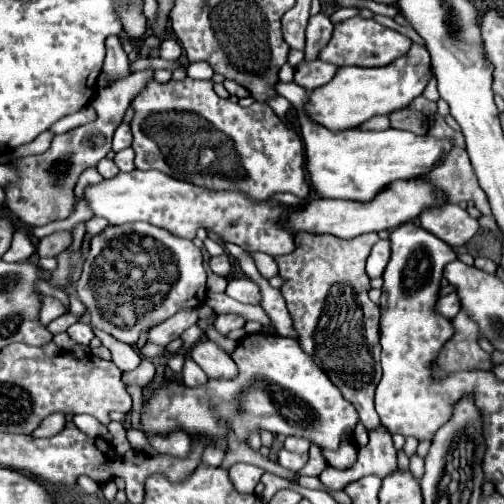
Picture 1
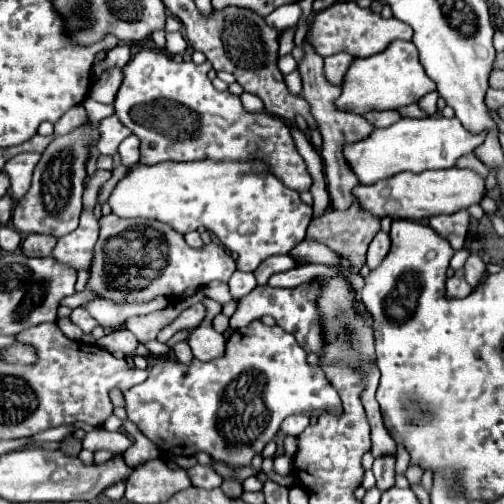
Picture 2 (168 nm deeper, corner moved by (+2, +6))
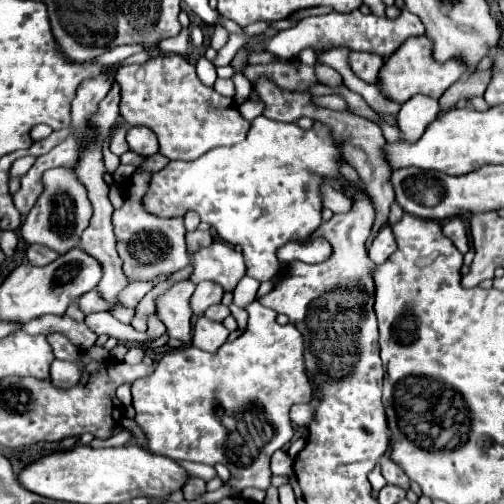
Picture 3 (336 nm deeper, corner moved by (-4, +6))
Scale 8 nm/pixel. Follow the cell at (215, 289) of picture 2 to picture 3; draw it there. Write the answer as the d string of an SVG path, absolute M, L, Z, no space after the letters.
M251 302L247 306L247 312L249 312L249 326L247 330L235 338L233 342L225 342L217 352L209 354L209 352L203 352L199 350L197 346L187 346L187 348L179 348L175 352L169 352L161 358L161 362L155 366L155 372L143 380L135 380L133 382L133 408L135 408L135 422L137 426L143 430L143 434L147 436L147 448L157 454L157 456L167 456L171 460L187 460L187 462L199 462L199 464L209 464L209 466L215 466L215 464L223 464L231 470L231 478L229 478L229 486L233 488L233 496L239 498L241 492L245 488L259 488L263 492L267 492L267 488L271 486L271 468L269 468L269 462L271 462L271 456L275 450L281 450L285 448L291 441L294 435L294 429L289 419L289 408L293 404L299 404L299 402L311 402L313 398L313 384L311 380L307 378L307 372L305 372L305 366L303 366L303 338L299 334L299 330L293 326L293 324L287 324L287 326L281 326L277 324L277 312L271 310L271 308L265 308L261 302Z

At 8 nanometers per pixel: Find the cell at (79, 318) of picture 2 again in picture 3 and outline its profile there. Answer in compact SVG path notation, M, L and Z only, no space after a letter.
M91 290L87 294L83 294L79 298L79 306L85 314L91 314L91 312L99 312L99 310L109 310L109 302L105 298L101 298L101 294L97 290Z

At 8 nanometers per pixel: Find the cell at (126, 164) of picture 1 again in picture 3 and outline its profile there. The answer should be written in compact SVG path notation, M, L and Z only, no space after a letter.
M129 126L127 128L127 144L133 152L141 156L153 156L159 152L157 136L147 126Z

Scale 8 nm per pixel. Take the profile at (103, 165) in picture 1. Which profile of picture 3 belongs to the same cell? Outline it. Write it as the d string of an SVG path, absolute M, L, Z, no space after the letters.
M110 135L104 138L103 146L102 146L102 153L103 153L103 162L105 162L105 168L107 168L107 172L109 174L113 174L115 170L117 170L117 166L119 166L119 158L111 152L109 149L110 145Z

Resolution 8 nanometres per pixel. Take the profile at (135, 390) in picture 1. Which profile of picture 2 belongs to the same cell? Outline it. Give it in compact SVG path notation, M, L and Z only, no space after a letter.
M115 328L103 336L103 348L107 352L123 352L125 360L131 368L135 368L133 358L135 358L135 348L137 348L137 338L133 338L133 333L127 328Z

